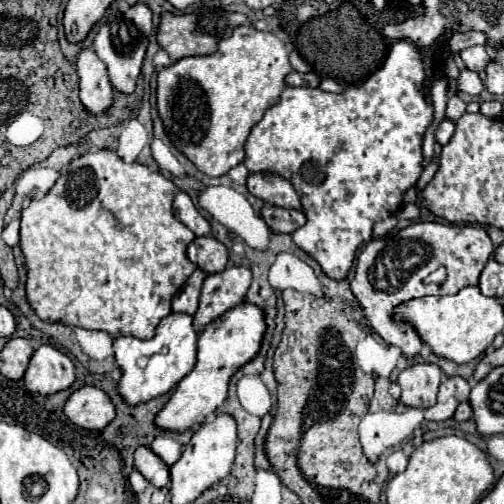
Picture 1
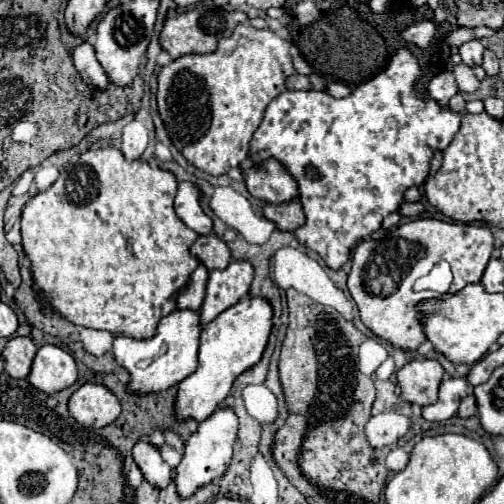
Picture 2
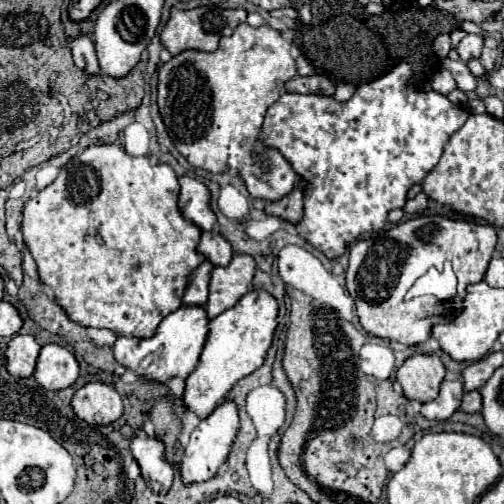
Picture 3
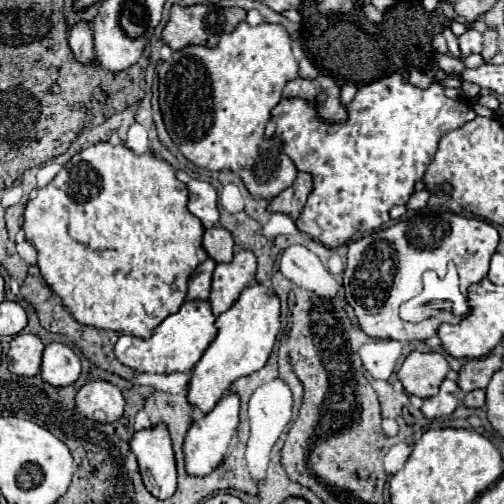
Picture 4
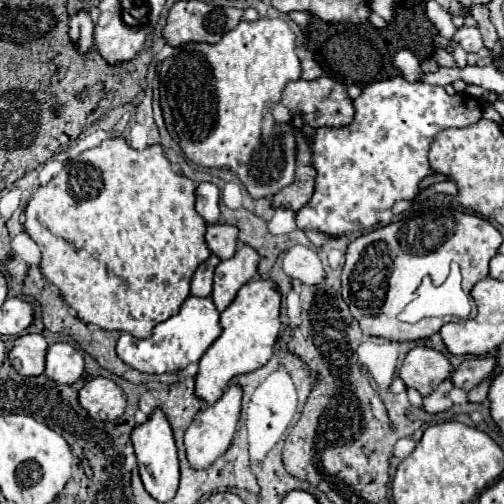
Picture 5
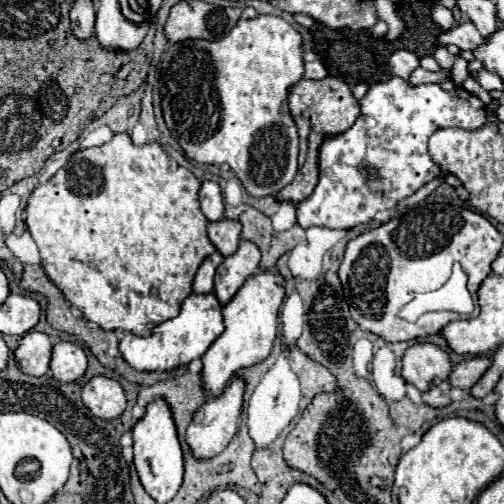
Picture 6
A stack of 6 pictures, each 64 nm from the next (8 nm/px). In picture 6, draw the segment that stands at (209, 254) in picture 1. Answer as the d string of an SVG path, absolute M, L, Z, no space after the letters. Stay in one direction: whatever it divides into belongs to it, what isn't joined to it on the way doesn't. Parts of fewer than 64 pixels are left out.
M218 220L208 224L208 238L214 248L226 258L232 256L240 244L240 222L236 220Z

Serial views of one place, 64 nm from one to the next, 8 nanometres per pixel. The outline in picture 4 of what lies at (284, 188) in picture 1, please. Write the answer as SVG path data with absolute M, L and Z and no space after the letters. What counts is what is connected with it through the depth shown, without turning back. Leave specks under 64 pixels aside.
M240 22L236 26L236 30L232 34L224 34L218 42L216 48L204 48L204 46L186 46L178 52L172 54L170 60L162 62L160 64L160 110L162 110L162 116L164 116L164 124L168 128L168 134L170 138L174 140L174 144L178 146L178 150L198 168L206 168L206 170L212 170L212 172L218 172L218 170L224 170L224 168L230 168L232 172L240 174L240 178L244 180L248 192L254 196L254 198L264 198L264 200L272 200L276 198L284 188L292 186L294 178L298 176L298 170L296 166L292 164L292 160L288 156L284 156L284 150L282 150L282 144L274 138L264 138L264 128L270 120L270 110L280 102L280 96L282 96L282 88L288 80L292 78L298 78L298 62L296 58L292 56L292 50L290 50L290 36L286 32L284 26L278 26L278 24L270 24L270 22L262 22L260 26L250 26L246 22Z

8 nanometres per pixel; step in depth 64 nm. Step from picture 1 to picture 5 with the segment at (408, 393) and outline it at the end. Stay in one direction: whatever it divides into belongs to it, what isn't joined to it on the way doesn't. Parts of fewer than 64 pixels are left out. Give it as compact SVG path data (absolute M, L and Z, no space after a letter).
M416 346L406 354L400 368L400 378L408 388L414 388L422 396L428 396L442 380L450 376L450 372L452 366L442 352Z

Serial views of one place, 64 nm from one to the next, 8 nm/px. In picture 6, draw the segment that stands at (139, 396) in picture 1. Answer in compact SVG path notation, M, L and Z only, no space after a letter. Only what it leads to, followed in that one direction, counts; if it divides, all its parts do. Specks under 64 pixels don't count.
M190 294L180 308L180 314L176 318L170 318L162 324L158 324L148 338L140 338L136 334L126 332L126 336L120 342L120 354L122 358L140 372L170 372L178 366L186 366L188 362L200 358L210 344L224 332L222 322L222 306L216 300L214 294Z

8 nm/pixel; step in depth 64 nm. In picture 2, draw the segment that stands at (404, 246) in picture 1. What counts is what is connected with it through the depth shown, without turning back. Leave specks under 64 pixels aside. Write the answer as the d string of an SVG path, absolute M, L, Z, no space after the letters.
M434 218L412 220L386 232L382 238L370 238L360 242L352 254L352 272L348 276L348 290L358 304L362 322L380 338L392 342L404 350L416 350L424 340L424 330L417 321L418 312L414 306L420 302L412 292L416 276L420 272L428 274L430 268L442 258L452 264L452 290L458 292L466 284L476 284L492 256L488 244L494 244L494 236L488 226L462 224L462 222L442 222Z

